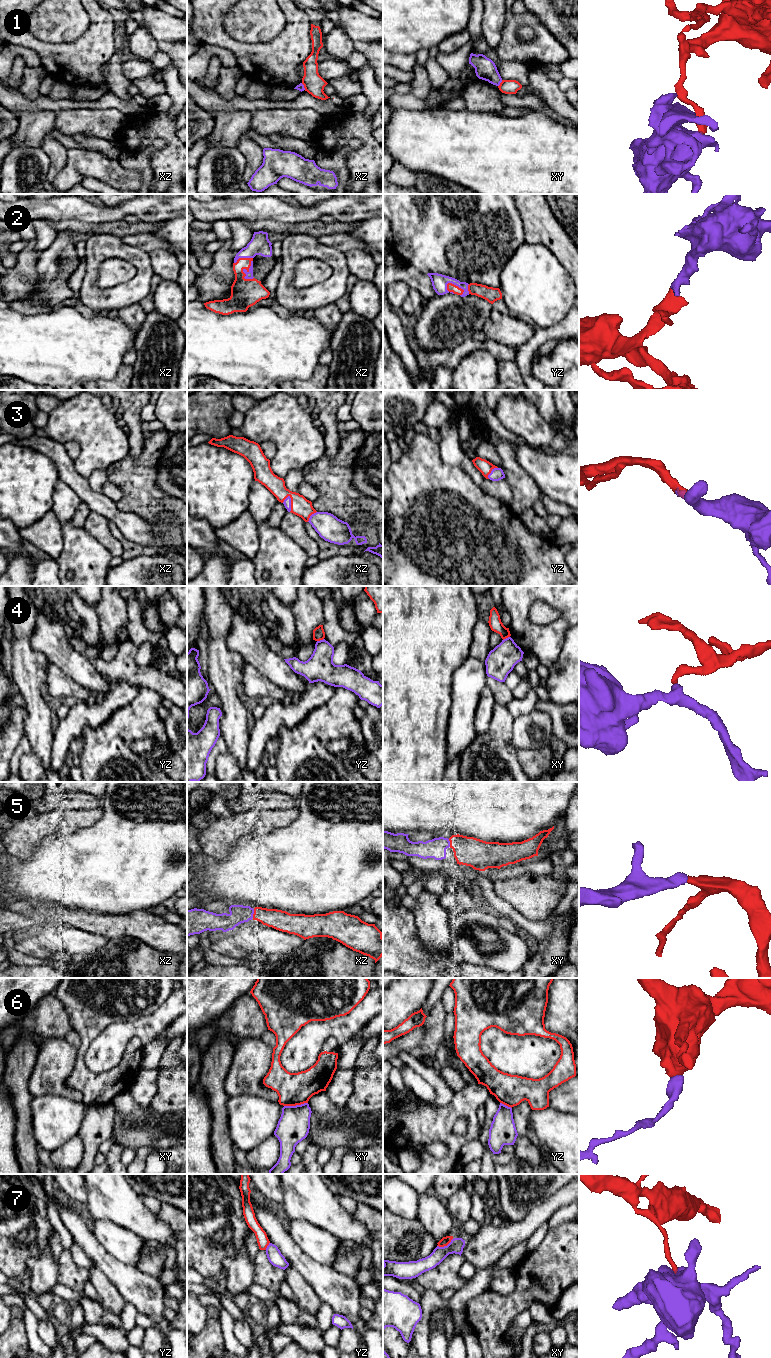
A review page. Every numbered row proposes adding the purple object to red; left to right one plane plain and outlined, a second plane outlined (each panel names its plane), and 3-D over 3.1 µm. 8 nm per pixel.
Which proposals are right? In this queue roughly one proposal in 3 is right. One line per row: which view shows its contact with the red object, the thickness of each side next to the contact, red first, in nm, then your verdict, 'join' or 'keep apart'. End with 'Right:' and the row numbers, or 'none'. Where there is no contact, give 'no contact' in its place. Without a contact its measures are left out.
1: contact in xy; calibres 110 and 170 nm; keep apart
2: contact in xz; calibres 220 and 60 nm; join
3: contact in xz; calibres 160 and 60 nm; join
4: contact in yz; calibres 100 and 220 nm; keep apart
5: contact in xz; calibres 160 and 150 nm; join
6: contact in xy; calibres 260 and 260 nm; keep apart
7: contact in xy; calibres 70 and 120 nm; keep apart
Right: 2, 3, 5

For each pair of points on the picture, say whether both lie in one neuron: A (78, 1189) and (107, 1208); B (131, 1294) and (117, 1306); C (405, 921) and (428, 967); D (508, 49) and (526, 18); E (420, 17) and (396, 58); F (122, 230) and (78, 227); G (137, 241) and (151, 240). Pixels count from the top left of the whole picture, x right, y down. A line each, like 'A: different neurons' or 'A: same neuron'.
A: different neurons
B: different neurons
C: same neuron
D: same neuron
E: different neurons
F: same neuron
G: same neuron

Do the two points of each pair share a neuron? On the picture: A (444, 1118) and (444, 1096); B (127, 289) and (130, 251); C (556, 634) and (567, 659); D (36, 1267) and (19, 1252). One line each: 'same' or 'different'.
A: different
B: same
C: different
D: different

